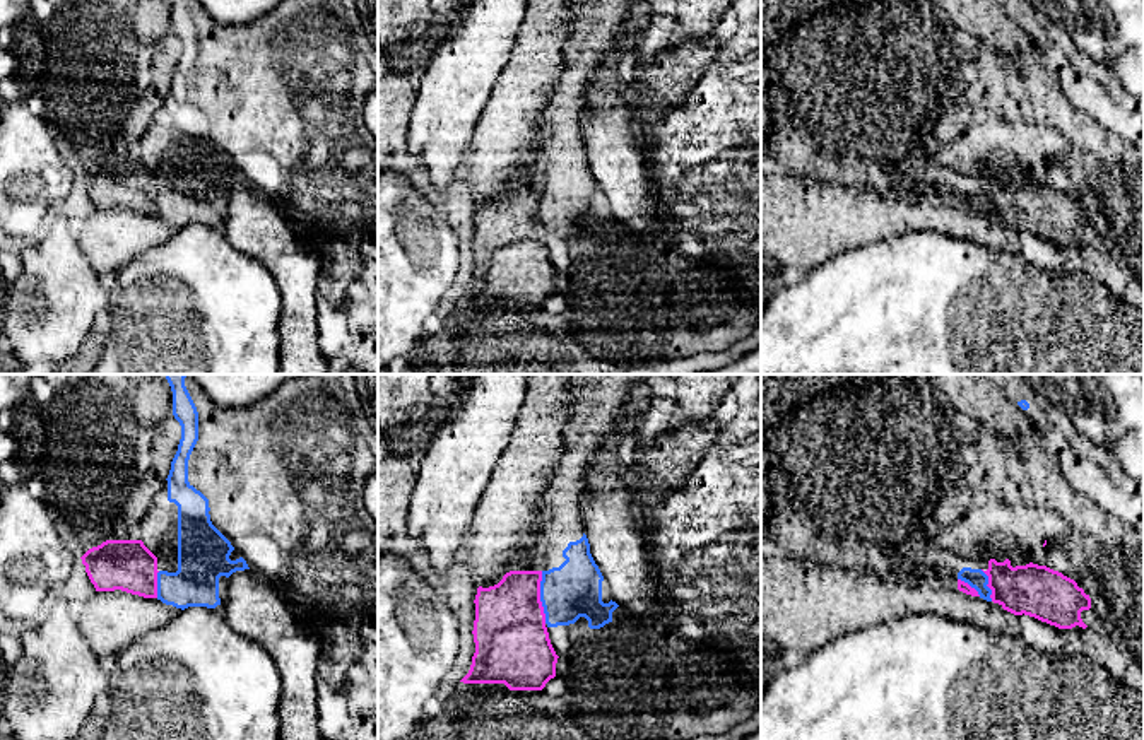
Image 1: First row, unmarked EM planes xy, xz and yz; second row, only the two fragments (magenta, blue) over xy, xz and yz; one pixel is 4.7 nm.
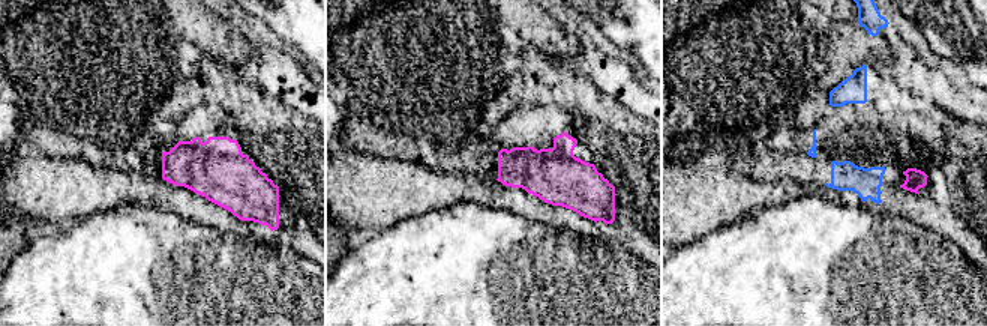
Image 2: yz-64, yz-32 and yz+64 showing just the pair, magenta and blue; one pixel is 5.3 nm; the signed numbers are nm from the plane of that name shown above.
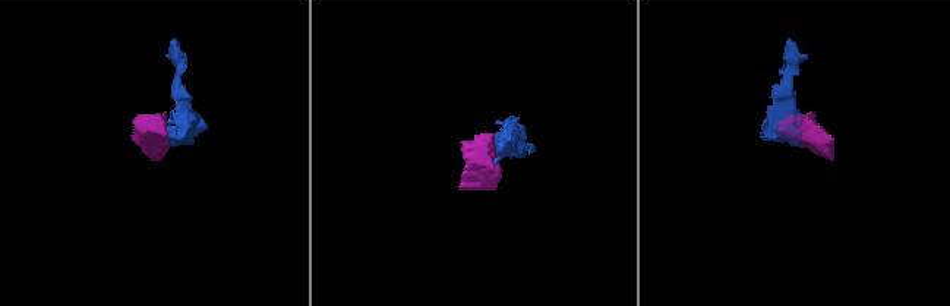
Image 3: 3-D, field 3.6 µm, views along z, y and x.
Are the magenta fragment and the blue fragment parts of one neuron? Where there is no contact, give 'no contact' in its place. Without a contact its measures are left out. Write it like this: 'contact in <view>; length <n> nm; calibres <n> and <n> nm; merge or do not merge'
contact in xz; length 240 nm; calibres 340 and 260 nm; do not merge

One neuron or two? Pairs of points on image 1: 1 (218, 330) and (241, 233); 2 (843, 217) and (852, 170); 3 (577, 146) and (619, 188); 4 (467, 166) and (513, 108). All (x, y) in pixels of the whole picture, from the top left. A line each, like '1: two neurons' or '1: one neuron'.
1: two neurons
2: two neurons
3: two neurons
4: two neurons

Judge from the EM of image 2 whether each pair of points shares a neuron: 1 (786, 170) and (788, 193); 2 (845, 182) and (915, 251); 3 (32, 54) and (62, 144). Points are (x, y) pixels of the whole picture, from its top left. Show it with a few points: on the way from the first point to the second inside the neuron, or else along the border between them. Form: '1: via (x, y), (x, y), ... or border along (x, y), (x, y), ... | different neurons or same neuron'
1: border along (750, 176), (785, 182) | different neurons
2: border along (882, 209), (890, 214) | different neurons
3: via (54, 77), (62, 122) | same neuron

